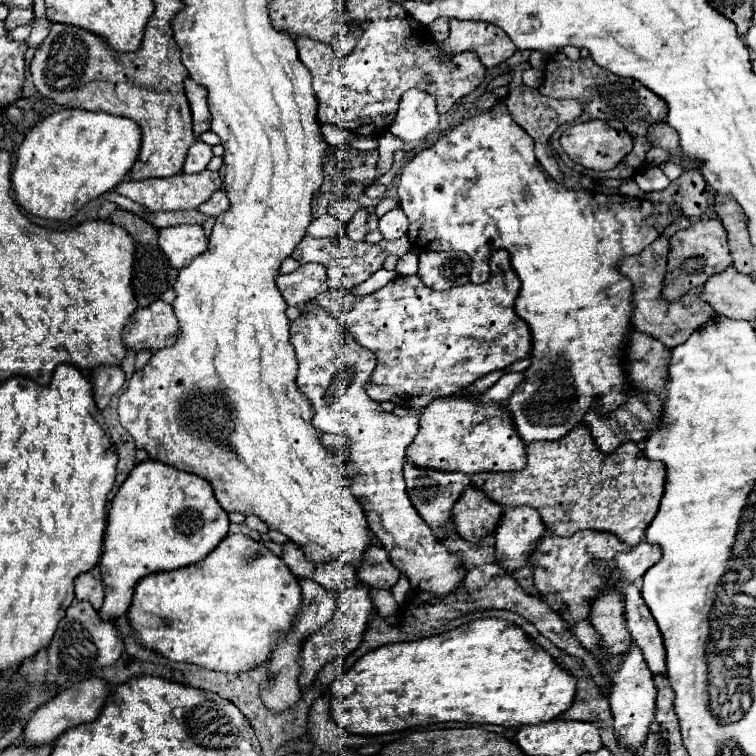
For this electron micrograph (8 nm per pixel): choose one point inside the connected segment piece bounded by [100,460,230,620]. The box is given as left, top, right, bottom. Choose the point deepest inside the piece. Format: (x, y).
(161, 519)

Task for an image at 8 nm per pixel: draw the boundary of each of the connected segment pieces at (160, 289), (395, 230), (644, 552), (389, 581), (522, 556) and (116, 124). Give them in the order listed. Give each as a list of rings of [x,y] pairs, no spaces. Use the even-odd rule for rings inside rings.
[[[122,208],[114,210],[110,220],[114,224],[122,226],[134,238],[134,244],[136,244],[136,264],[134,264],[134,280],[132,280],[132,286],[134,286],[134,294],[136,294],[138,304],[144,308],[152,300],[158,300],[168,288],[174,286],[178,272],[174,268],[170,268],[164,252],[160,252],[160,248],[158,248],[158,230],[154,226],[146,224],[146,220],[142,222],[140,216],[134,216],[132,212],[126,212]]]
[[[394,208],[390,212],[386,212],[380,218],[380,226],[378,226],[380,234],[384,240],[398,240],[406,234],[408,230],[408,218],[400,208]]]
[[[642,542],[642,544],[634,546],[630,552],[616,554],[616,564],[622,570],[624,580],[634,582],[634,580],[642,578],[644,572],[648,568],[652,568],[652,564],[660,562],[660,556],[662,556],[662,552],[658,546]]]
[[[370,546],[366,558],[358,570],[358,580],[370,588],[390,590],[400,578],[400,572],[390,562],[388,554],[380,546]]]
[[[504,508],[504,516],[496,528],[496,558],[506,572],[516,572],[528,564],[528,548],[544,536],[546,526],[540,514],[530,508]]]
[[[62,108],[34,126],[18,148],[10,176],[14,200],[28,214],[70,220],[82,206],[118,186],[140,150],[140,126],[124,116]]]

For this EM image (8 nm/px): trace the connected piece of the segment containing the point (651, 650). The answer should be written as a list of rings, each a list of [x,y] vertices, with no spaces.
[[[630,584],[626,588],[624,602],[626,602],[628,630],[632,634],[634,644],[642,650],[650,672],[652,674],[666,674],[664,642],[662,642],[660,630],[656,628],[656,620],[652,620],[652,614],[648,612],[648,606],[644,604],[644,600],[634,584]]]

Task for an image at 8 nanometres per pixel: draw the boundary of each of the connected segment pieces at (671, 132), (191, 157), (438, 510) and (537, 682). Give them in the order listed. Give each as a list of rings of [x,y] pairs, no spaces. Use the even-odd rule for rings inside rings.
[[[658,122],[652,124],[648,130],[648,140],[652,142],[652,146],[660,146],[664,150],[668,150],[670,162],[680,162],[680,144],[678,144],[678,134],[674,128],[670,128],[666,122]]]
[[[196,142],[190,150],[188,150],[188,156],[186,156],[186,164],[184,164],[184,172],[186,174],[196,174],[196,172],[202,172],[206,170],[210,158],[212,158],[212,146],[204,144],[204,142]]]
[[[412,464],[404,466],[404,480],[406,480],[408,496],[414,504],[414,508],[418,510],[422,520],[434,530],[444,528],[446,522],[452,520],[452,508],[454,508],[456,500],[460,500],[464,486],[470,484],[470,476],[464,476],[460,472],[434,472],[434,470],[416,468]]]
[[[480,618],[444,634],[376,648],[364,654],[348,672],[336,677],[329,689],[333,697],[330,715],[336,724],[350,734],[376,736],[446,722],[498,724],[506,728],[550,722],[572,706],[576,678],[562,670],[516,624],[498,618]]]

